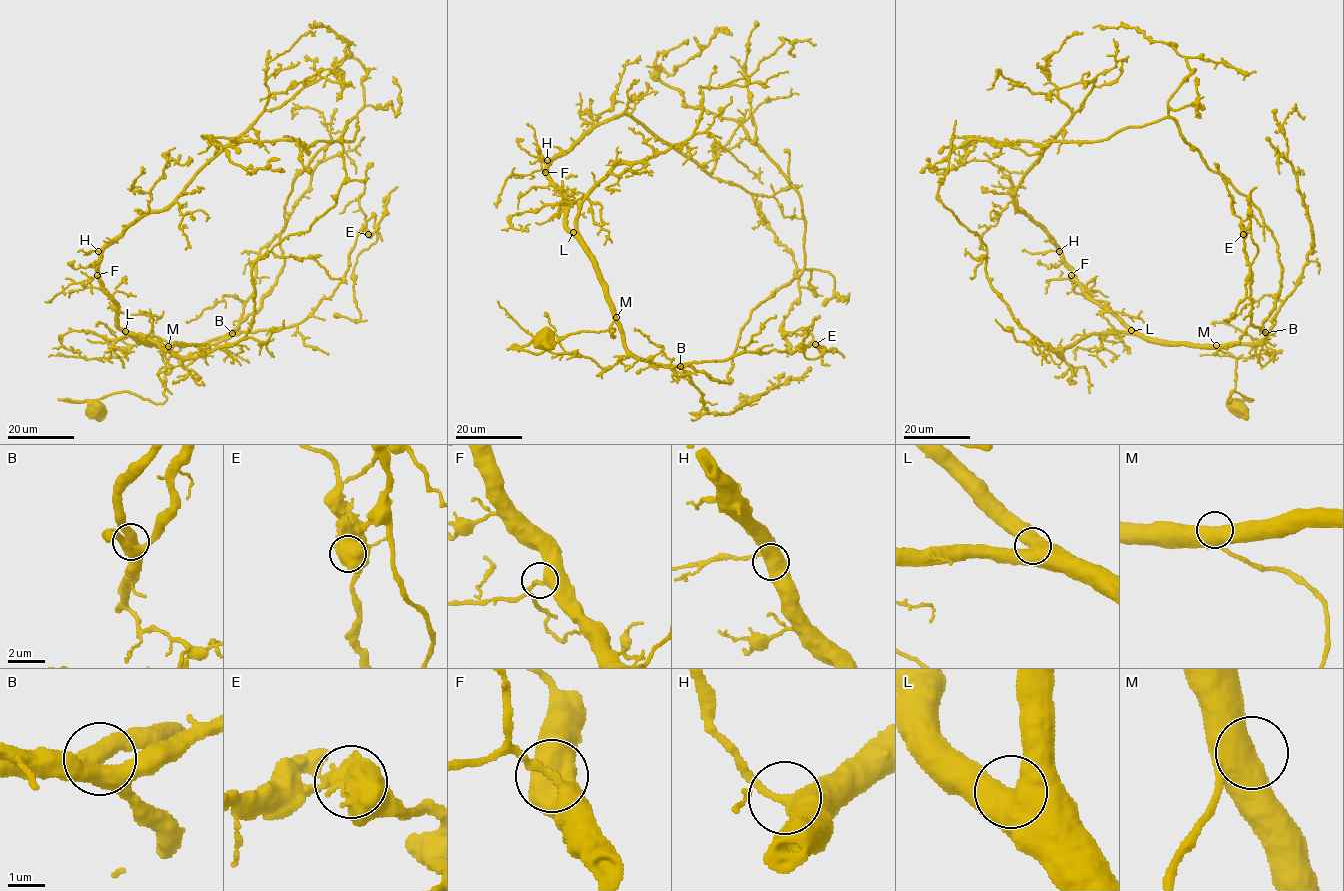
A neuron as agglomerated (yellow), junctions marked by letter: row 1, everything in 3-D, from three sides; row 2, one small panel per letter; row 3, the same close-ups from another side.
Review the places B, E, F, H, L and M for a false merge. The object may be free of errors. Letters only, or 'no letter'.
E

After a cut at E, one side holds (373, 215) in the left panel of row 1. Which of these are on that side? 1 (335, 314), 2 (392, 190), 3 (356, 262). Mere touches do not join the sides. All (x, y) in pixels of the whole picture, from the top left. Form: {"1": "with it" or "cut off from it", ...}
{"1": "cut off from it", "2": "cut off from it", "3": "cut off from it"}

